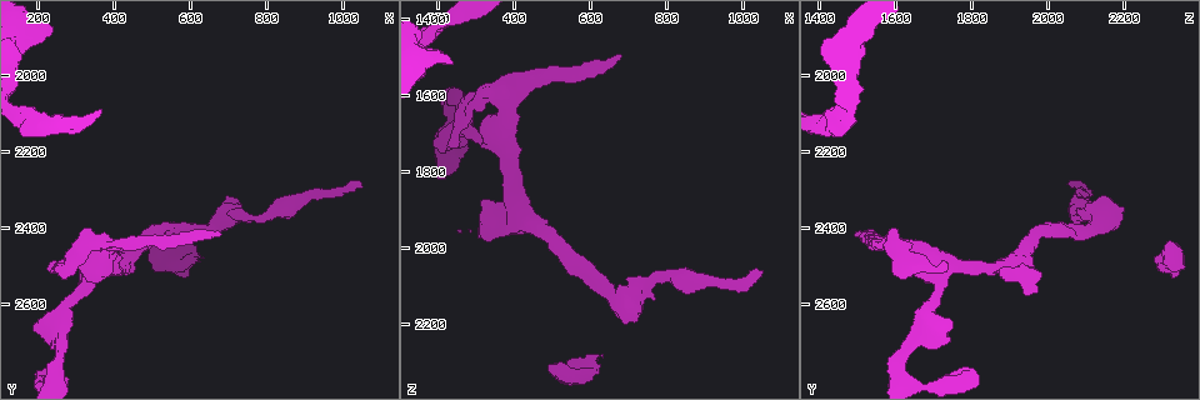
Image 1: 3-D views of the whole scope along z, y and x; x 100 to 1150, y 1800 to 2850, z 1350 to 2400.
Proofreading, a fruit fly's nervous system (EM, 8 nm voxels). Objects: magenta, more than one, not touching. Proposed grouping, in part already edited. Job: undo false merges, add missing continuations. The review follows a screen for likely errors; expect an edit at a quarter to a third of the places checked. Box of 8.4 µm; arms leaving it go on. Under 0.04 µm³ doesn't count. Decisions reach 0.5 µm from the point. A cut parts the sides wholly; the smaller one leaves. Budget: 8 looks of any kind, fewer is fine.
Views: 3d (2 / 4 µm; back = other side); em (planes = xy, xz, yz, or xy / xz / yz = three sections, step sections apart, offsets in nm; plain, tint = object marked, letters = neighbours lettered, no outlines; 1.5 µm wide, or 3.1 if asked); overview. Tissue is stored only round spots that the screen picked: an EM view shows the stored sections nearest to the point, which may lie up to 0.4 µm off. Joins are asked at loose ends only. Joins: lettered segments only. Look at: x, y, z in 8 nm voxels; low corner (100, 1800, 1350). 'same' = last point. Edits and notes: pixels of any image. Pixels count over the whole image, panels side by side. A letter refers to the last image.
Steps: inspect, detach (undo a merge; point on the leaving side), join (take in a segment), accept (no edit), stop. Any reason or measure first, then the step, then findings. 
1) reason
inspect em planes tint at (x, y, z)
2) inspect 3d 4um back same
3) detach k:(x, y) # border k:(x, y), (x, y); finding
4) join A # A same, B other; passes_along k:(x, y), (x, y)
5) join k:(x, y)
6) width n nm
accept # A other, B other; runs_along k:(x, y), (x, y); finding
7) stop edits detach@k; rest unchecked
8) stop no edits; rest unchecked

free end
inspect em xz step 4 letters at (215, 2645, 1745)

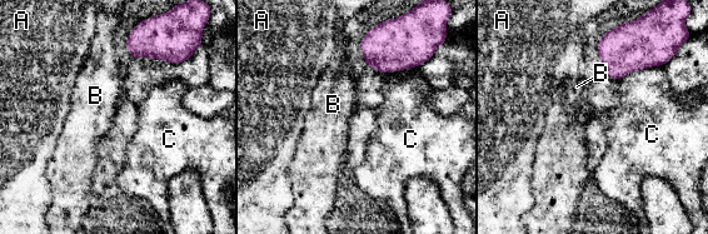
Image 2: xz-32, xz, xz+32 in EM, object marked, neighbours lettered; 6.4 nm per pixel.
longest_contact C 300 nm
accept # A other, B other, C other; no lettered segment goes on from it

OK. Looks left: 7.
branch stops here
inspect 3d 4um at (625, 2475, 2280)

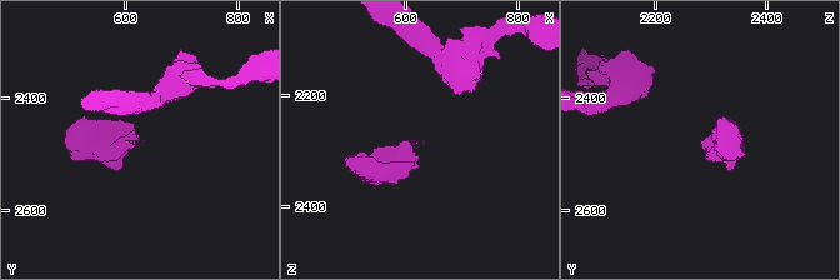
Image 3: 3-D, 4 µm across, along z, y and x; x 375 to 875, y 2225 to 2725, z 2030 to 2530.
inspect em planes letters at (630, 2470, 2280)

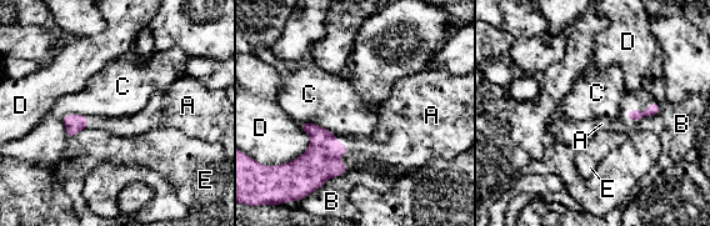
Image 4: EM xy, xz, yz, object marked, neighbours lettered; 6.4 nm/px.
longest_contact D 280 nm
join A # A same, B other, C other, D other, E other; the neuron continues

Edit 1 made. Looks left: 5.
an open end
inspect 3d 4um at (1055, 2295, 2055)

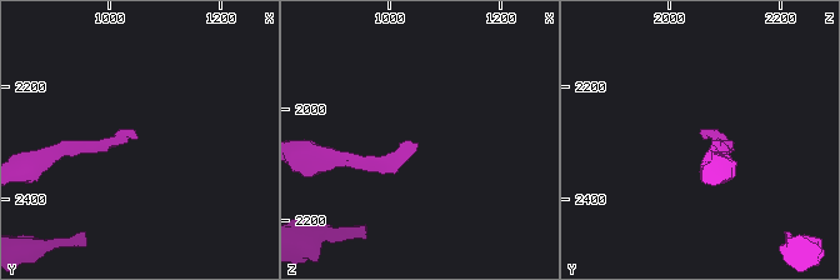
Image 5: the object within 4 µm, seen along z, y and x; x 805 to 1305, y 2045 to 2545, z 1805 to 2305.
inspect em planes letters at (1045, 2290, 2060)

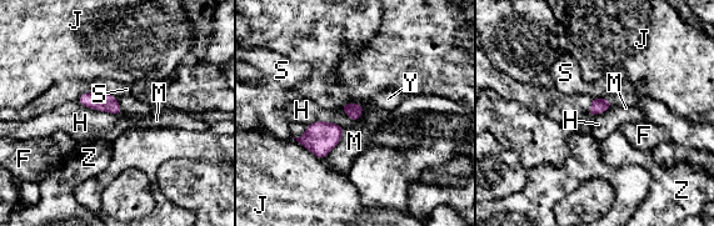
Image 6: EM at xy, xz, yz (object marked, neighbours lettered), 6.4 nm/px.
longest_contact H 300 nm
accept # F other, H other, J other, M other, S other, Y other, Z other; none of them fits

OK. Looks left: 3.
stop edits join@4; rest unchecked

